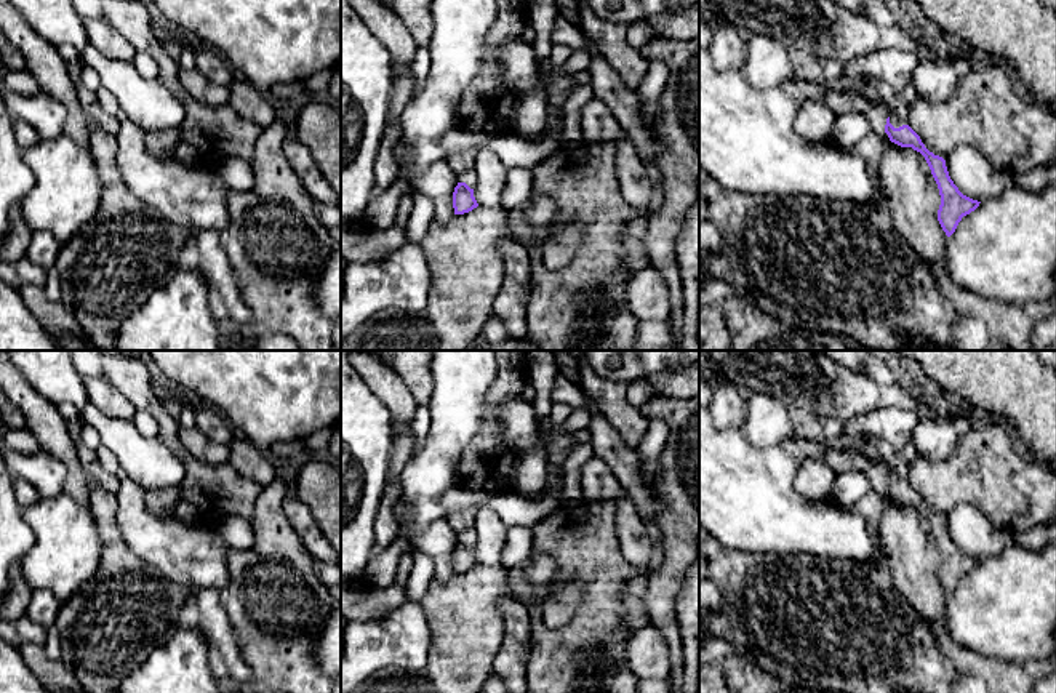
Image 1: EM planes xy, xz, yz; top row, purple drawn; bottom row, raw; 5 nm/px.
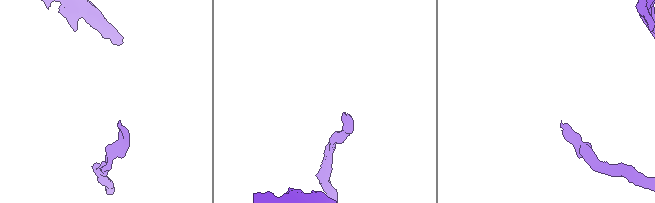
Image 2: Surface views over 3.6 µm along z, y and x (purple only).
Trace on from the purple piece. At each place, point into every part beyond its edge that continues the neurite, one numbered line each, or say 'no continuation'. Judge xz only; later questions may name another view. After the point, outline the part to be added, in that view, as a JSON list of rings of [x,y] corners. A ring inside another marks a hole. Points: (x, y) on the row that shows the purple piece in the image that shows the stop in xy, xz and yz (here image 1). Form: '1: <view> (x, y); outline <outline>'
1: xz (469, 176); outline [[[467,170],[461,174],[458,174],[458,182],[466,182],[470,189],[474,189],[475,182],[477,182],[475,170]]]

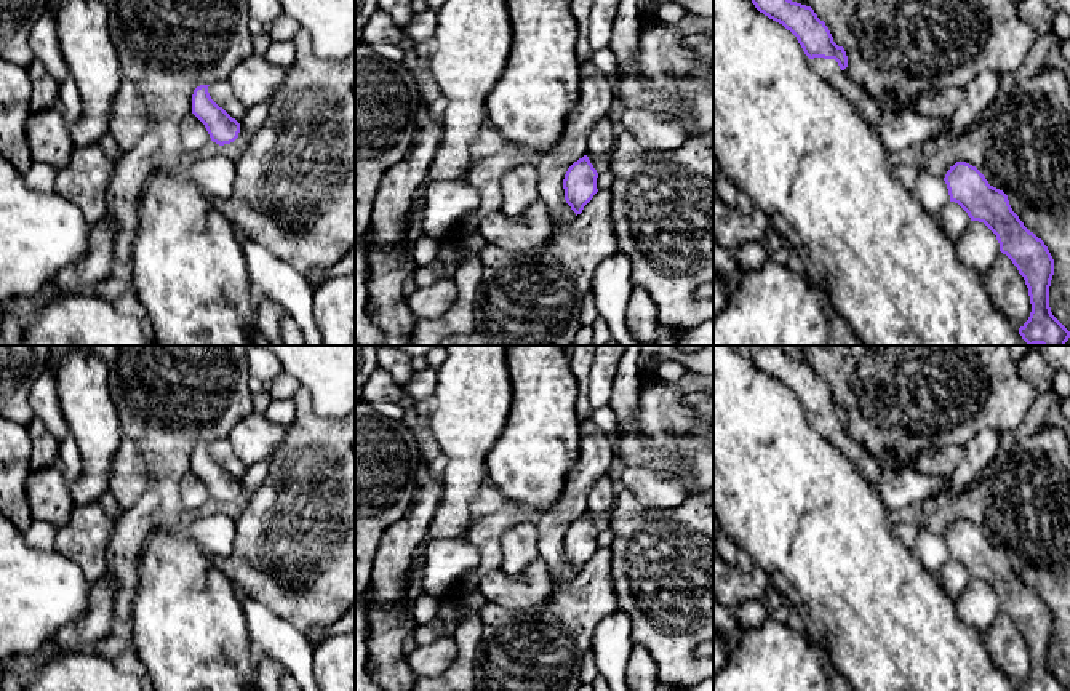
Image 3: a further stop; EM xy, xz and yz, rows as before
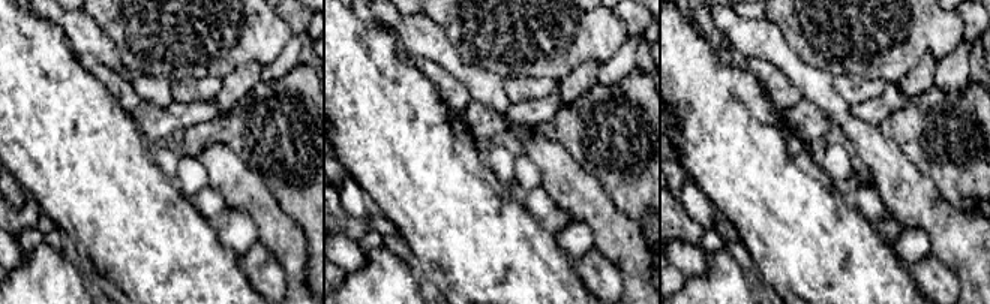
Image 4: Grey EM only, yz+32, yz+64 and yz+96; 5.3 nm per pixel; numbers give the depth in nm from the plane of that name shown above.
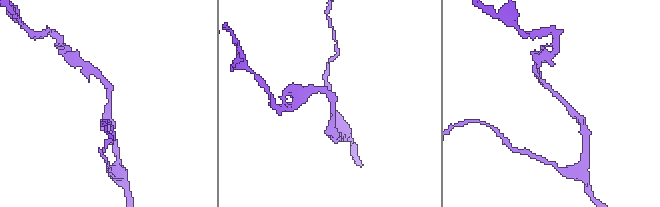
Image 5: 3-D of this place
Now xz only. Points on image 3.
no continuation

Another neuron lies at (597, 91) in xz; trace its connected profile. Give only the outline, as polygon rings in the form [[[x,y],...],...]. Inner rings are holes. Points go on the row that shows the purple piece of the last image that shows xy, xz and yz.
[[[569,0],[573,16],[577,21],[576,54],[579,59],[581,94],[566,118],[560,141],[541,155],[536,166],[539,200],[545,203],[553,227],[563,227],[576,218],[565,200],[565,174],[574,162],[587,154],[590,130],[608,115],[614,104],[614,78],[600,74],[590,61],[593,51],[587,43],[587,37],[592,5],[593,0]]]

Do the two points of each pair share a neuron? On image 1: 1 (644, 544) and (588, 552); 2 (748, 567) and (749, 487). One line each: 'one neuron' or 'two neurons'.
1: two neurons
2: two neurons

